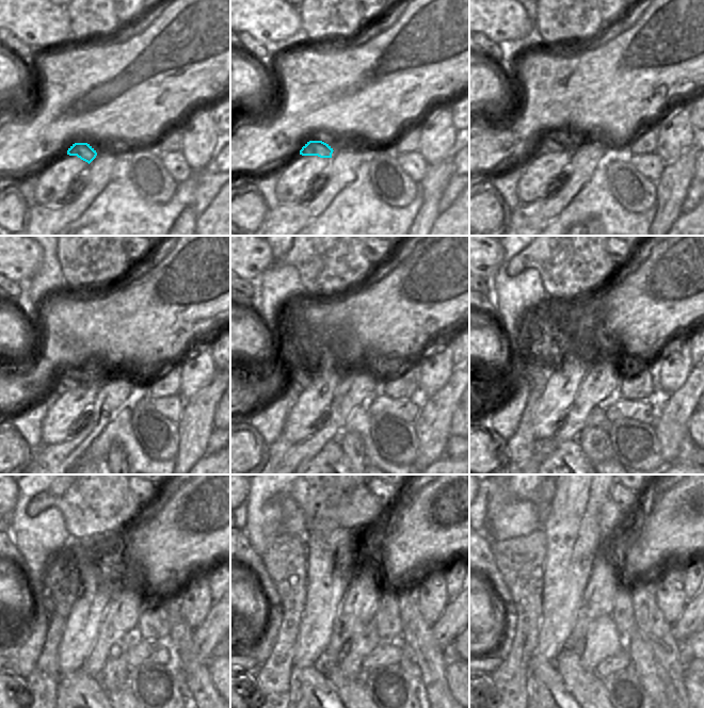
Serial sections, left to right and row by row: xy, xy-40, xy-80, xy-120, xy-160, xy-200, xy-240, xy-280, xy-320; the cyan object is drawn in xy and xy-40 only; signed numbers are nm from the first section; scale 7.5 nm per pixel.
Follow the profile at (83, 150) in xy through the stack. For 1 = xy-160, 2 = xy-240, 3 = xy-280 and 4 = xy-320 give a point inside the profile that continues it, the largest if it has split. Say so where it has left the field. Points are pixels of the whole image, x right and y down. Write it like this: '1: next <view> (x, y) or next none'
1: next xy-160 (301, 379)
2: next xy-240 (58, 599)
3: next xy-280 (285, 556)
4: next xy-320 (521, 561)

